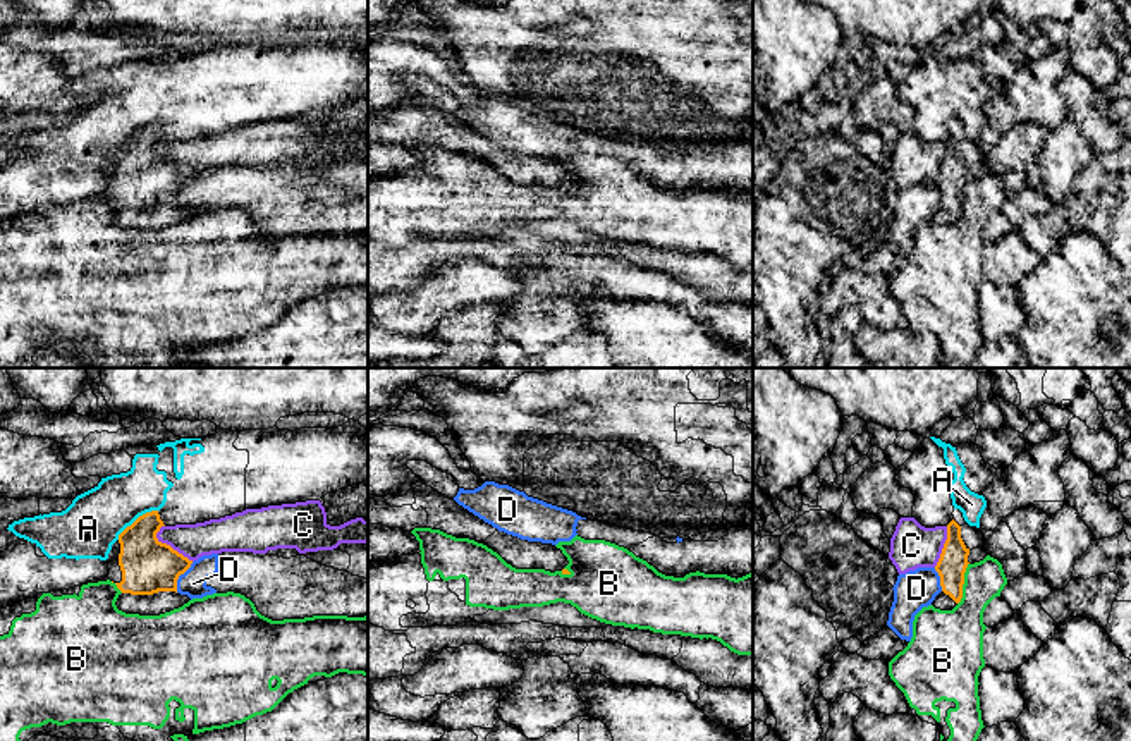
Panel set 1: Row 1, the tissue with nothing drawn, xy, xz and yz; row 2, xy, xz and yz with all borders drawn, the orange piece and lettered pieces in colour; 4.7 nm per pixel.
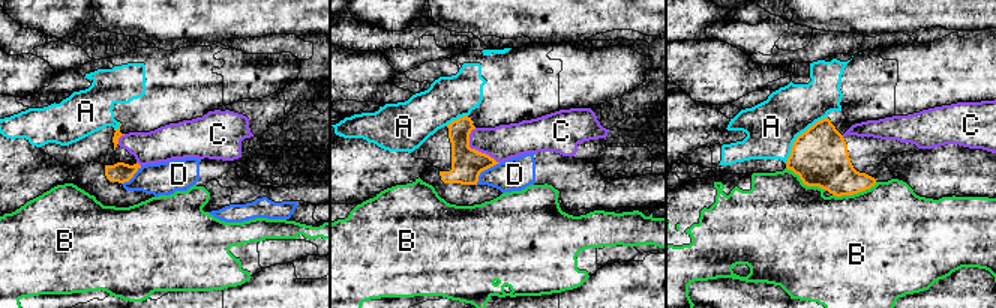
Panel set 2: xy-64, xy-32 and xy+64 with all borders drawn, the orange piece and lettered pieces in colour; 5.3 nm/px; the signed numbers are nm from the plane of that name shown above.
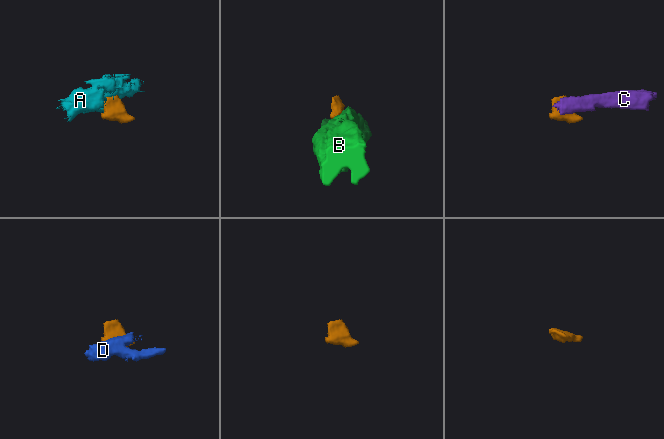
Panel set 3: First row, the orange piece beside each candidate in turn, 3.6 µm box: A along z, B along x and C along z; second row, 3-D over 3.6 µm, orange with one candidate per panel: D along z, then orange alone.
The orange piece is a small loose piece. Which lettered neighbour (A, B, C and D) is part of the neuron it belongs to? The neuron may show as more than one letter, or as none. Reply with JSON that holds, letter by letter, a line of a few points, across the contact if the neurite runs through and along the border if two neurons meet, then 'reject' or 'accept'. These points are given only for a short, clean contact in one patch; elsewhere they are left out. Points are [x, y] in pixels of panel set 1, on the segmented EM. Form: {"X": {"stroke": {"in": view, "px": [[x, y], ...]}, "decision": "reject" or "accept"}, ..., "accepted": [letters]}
{"A": {"stroke": {"in": "xy", "px": [[157, 509], [140, 514], [117, 538]]}, "decision": "reject"}, "B": {"decision": "reject"}, "C": {"stroke": {"in": "xy", "px": [[162, 525], [157, 537], [193, 561]]}, "decision": "reject"}, "D": {"stroke": {"in": "xy", "px": [[193, 563], [179, 576], [176, 592]]}, "decision": "reject"}, "accepted": []}

